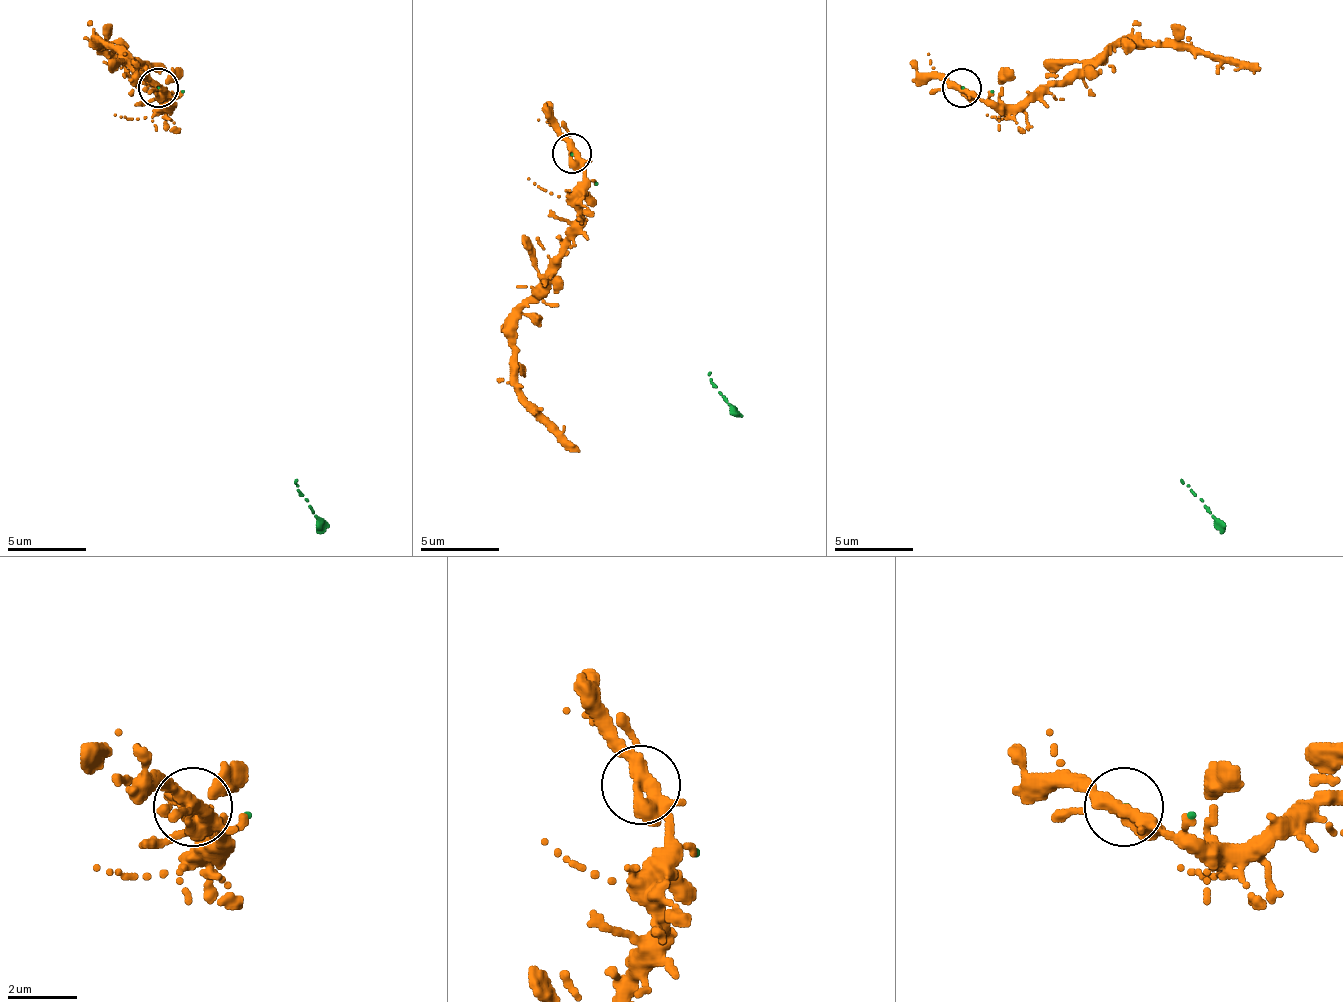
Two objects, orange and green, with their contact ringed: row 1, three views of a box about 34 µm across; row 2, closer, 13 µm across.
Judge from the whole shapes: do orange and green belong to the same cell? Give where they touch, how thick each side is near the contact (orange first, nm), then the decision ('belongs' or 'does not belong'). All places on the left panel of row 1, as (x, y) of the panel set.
place (158, 87); calibres 320 and 70 nm; belongs

